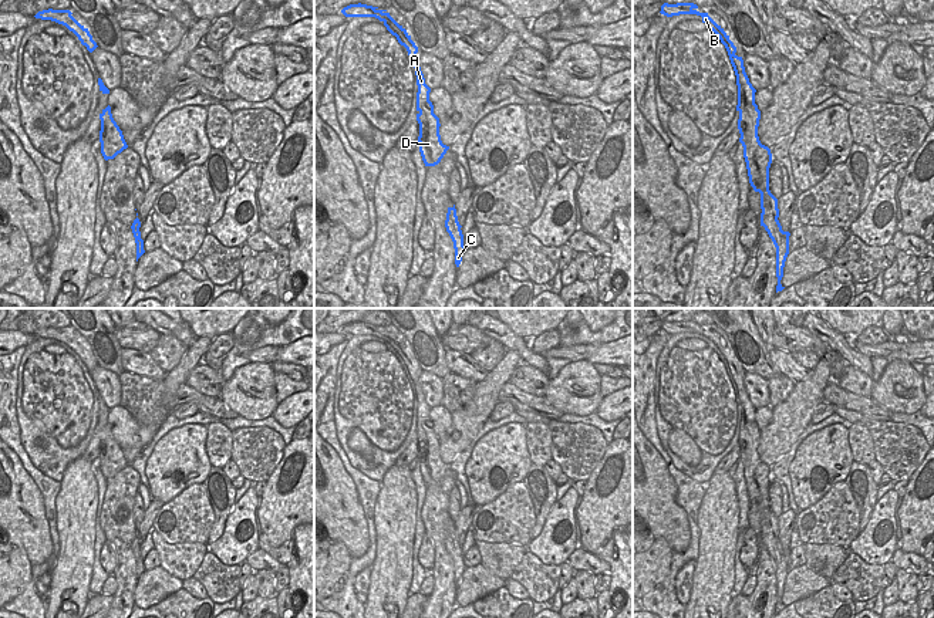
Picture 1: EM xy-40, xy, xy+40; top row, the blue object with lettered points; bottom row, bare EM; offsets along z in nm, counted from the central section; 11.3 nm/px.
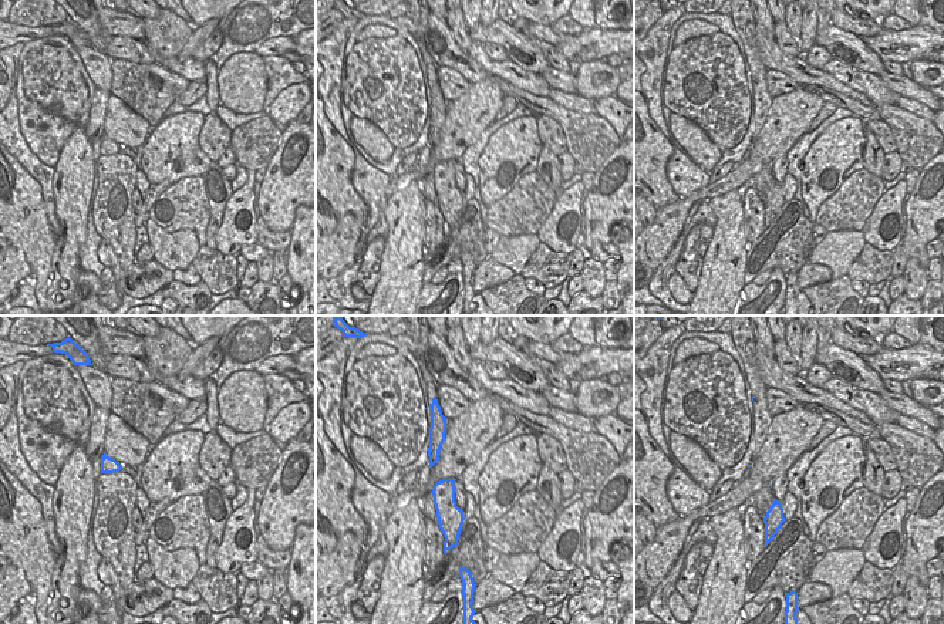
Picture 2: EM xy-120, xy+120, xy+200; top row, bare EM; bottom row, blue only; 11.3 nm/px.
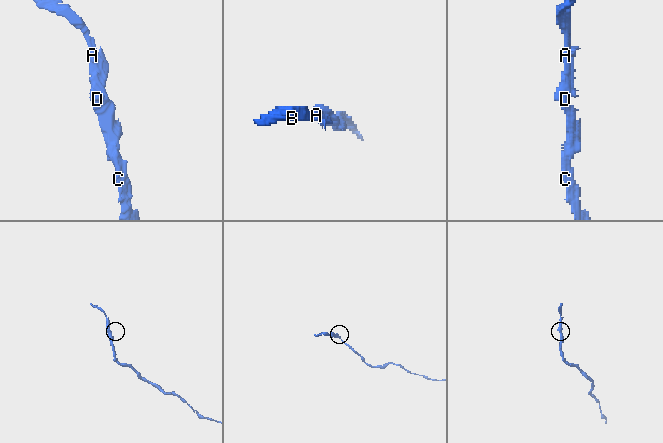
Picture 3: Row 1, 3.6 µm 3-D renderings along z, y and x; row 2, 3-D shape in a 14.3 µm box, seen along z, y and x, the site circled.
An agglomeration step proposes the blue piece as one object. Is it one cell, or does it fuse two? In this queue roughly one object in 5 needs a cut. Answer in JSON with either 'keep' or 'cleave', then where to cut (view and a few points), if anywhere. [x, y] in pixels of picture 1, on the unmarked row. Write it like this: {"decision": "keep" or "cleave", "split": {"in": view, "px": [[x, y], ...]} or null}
{"decision": "keep", "split": null}

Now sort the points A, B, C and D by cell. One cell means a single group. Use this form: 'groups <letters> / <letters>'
groups A B C D

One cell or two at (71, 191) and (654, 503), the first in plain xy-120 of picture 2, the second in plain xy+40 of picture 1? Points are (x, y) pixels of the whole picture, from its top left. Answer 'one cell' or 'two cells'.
two cells

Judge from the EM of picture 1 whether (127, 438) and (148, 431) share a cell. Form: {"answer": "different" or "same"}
{"answer": "different"}

